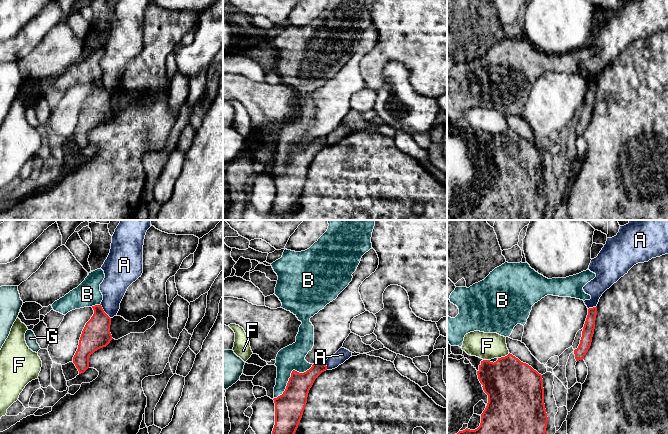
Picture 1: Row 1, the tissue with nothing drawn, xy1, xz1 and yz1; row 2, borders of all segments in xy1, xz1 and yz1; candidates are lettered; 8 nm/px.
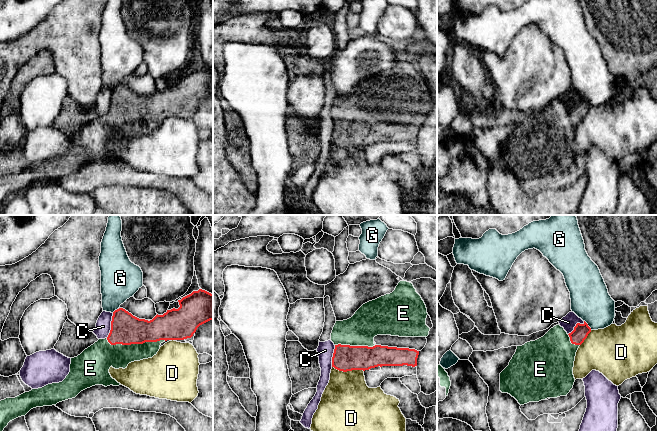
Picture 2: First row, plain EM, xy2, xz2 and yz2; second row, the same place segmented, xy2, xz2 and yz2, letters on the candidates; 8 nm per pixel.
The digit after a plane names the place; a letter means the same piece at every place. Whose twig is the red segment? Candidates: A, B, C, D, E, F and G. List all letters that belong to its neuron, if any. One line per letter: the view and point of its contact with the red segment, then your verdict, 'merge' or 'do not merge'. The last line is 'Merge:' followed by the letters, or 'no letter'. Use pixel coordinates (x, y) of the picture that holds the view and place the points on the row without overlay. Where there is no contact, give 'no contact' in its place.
A: meets red in xy1 at (103, 87); do not merge
B: meets red in xz1 at (291, 152); do not merge
C: meets red in xy2 at (111, 101); do not merge
D: meets red in xz2 at (348, 146); do not merge
E: meets red in xy2 at (135, 119); merge
F: meets red in yz1 at (503, 133); do not merge
G: meets red in yz2 at (587, 101); do not merge
Merge: E

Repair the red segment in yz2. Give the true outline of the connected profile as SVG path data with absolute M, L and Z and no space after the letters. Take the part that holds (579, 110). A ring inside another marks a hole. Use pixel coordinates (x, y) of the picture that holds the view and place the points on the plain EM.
M585 97L577 99L569 110L556 101L543 113L517 122L509 141L500 149L500 167L510 170L520 181L566 172L575 158L573 143L576 128L590 108L591 104Z

